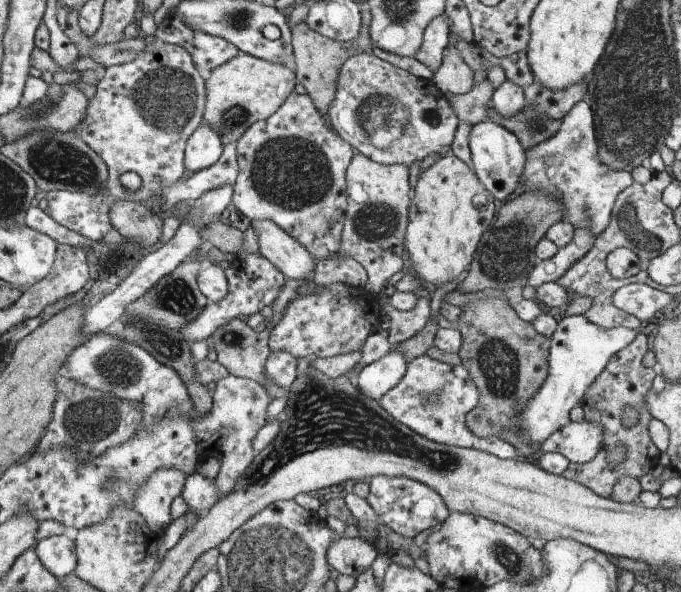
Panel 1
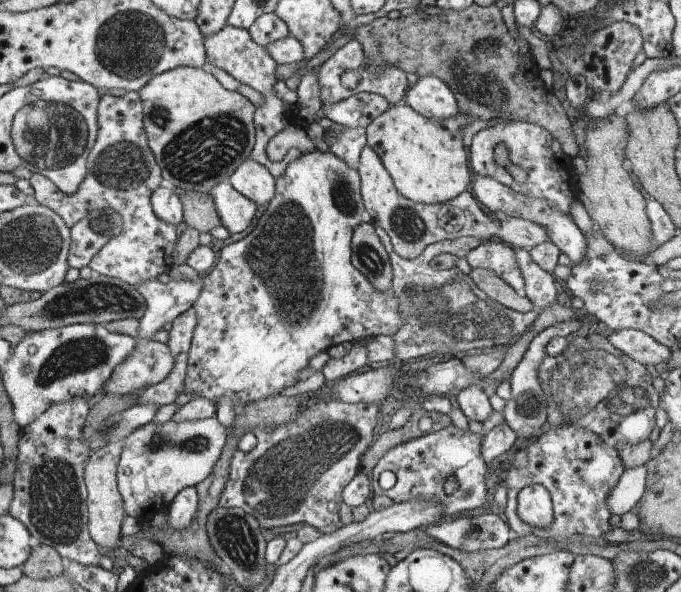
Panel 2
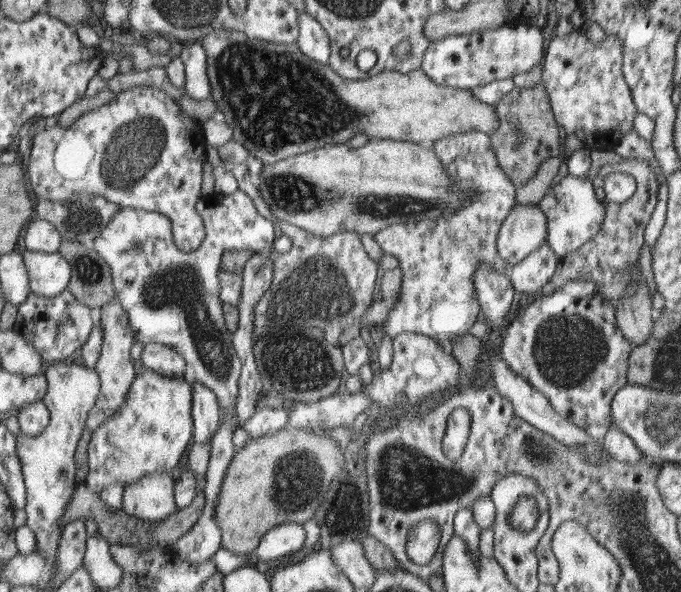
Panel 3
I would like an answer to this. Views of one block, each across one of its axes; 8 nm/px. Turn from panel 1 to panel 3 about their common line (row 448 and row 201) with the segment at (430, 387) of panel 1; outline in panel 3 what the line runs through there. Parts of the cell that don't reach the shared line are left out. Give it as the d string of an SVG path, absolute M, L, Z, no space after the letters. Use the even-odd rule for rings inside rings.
M468 131L468 133L460 133L460 135L450 135L440 141L430 143L430 145L434 148L434 154L436 154L436 156L438 156L438 160L442 162L442 166L446 168L446 172L448 172L450 179L453 180L455 187L459 191L464 191L465 193L468 191L474 191L477 196L475 196L475 200L473 200L473 202L467 202L467 200L465 200L465 202L463 202L463 206L461 206L455 214L451 214L451 216L441 216L441 218L437 218L436 220L421 221L420 223L391 225L388 226L388 228L384 228L384 230L373 234L374 240L378 243L378 246L382 248L386 254L390 254L390 256L394 256L394 258L398 259L398 269L402 271L402 284L399 298L389 310L390 313L387 314L387 317L378 325L378 329L380 329L383 334L390 336L391 339L393 339L396 335L400 335L402 332L415 332L416 334L423 334L424 336L433 338L438 344L440 344L442 349L448 351L452 348L453 340L468 337L468 332L470 328L472 328L472 324L476 322L476 318L478 318L478 314L480 314L480 306L478 306L478 300L476 300L478 292L477 294L474 294L475 280L473 280L475 270L479 267L479 264L491 264L493 269L496 269L500 274L508 275L507 264L499 258L498 252L496 252L496 240L499 236L500 227L503 227L504 219L507 218L507 215L513 210L513 207L516 206L515 204L517 204L517 188L511 179L508 178L502 170L500 170L500 165L496 162L496 153L491 143L491 138L487 133L482 133L480 131Z

